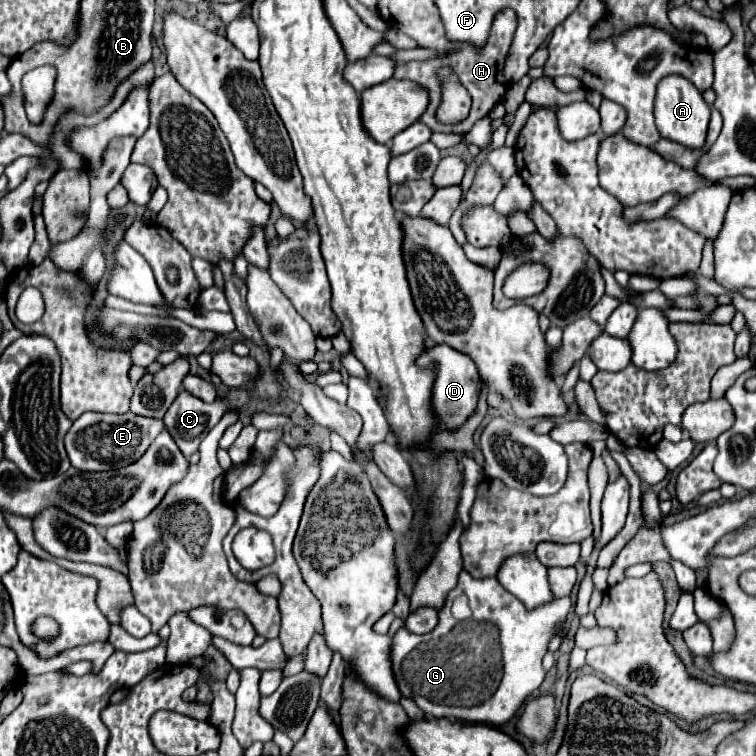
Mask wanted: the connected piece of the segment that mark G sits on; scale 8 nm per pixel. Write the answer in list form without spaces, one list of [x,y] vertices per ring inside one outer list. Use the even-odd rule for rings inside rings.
[[[468,571],[460,573],[456,589],[448,593],[446,605],[440,609],[440,621],[434,631],[414,635],[402,625],[390,645],[392,673],[400,693],[412,699],[426,717],[452,717],[466,723],[502,725],[510,721],[542,685],[542,657],[548,651],[554,627],[562,623],[572,607],[571,599],[554,599],[538,611],[526,611],[498,579],[474,579]],[[460,595],[468,597],[472,615],[464,621],[452,617],[452,601]]]

